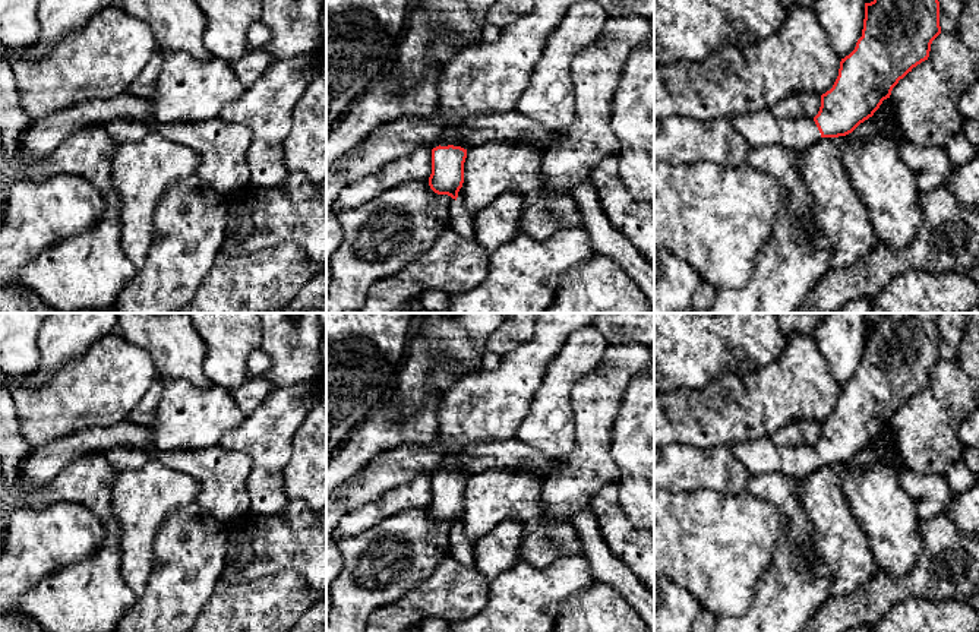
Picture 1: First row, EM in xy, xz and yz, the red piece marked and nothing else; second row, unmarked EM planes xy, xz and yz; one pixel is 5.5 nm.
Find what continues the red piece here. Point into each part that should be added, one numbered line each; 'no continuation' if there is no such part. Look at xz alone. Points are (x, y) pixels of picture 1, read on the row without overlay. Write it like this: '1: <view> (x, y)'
1: xz (488, 405)

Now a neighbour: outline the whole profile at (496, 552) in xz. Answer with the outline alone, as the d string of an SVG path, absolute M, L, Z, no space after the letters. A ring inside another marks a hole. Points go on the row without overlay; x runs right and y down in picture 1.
M503 521L474 543L474 569L489 582L518 563L527 533L519 521Z

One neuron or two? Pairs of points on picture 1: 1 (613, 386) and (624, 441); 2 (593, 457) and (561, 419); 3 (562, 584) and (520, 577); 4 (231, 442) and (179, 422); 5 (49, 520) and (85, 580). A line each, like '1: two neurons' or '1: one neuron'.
1: two neurons
2: two neurons
3: one neuron
4: two neurons
5: two neurons

